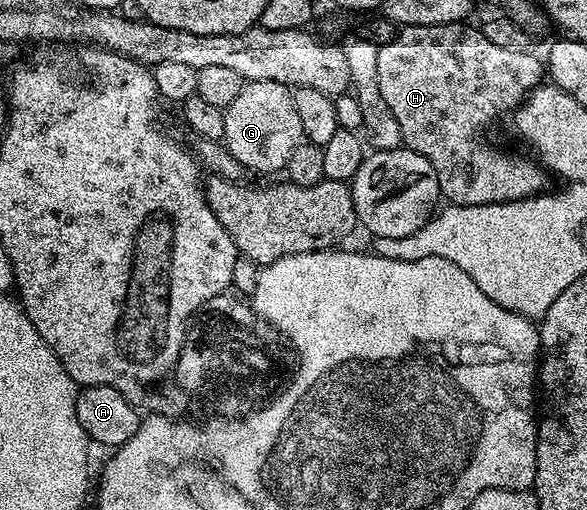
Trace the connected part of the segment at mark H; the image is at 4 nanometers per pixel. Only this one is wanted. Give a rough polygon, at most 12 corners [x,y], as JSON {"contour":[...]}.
{"contour":[[466,21],[405,26],[377,80],[452,206],[548,189],[483,133],[542,57]]}

